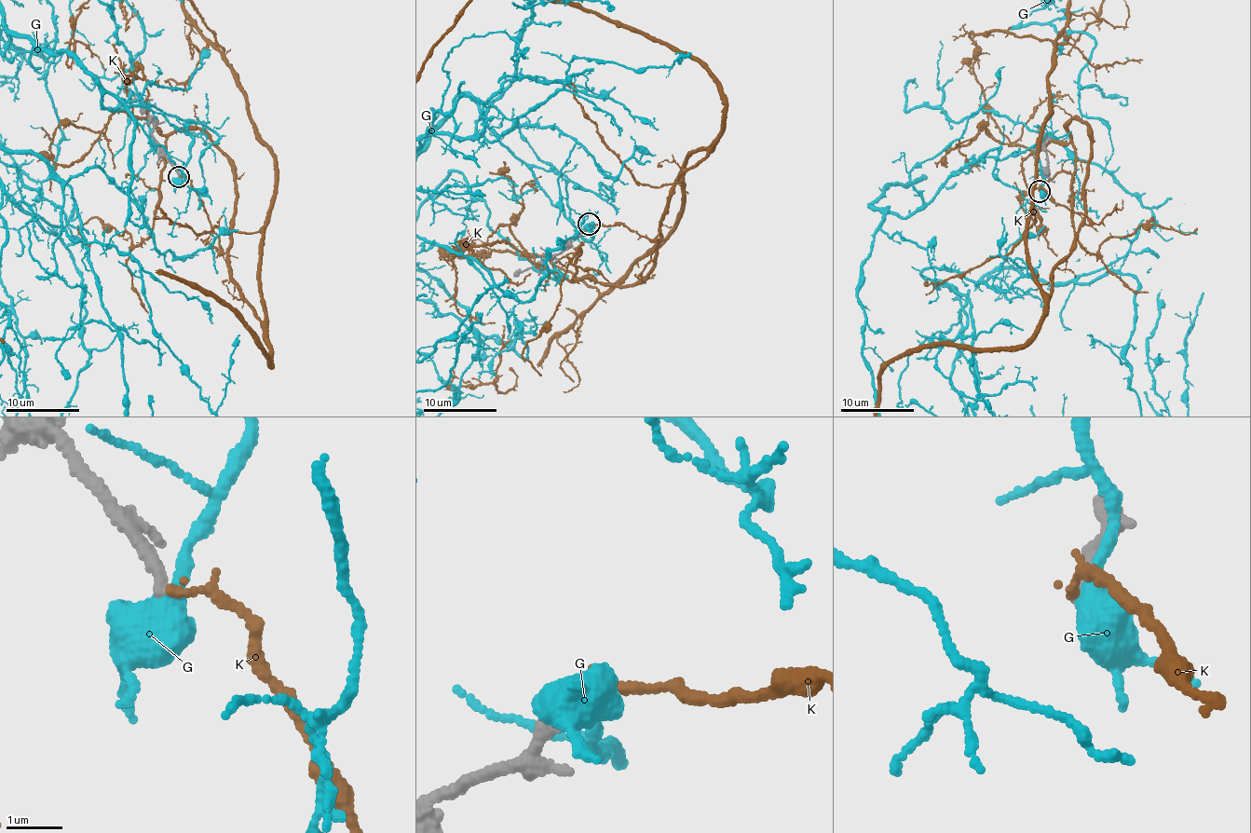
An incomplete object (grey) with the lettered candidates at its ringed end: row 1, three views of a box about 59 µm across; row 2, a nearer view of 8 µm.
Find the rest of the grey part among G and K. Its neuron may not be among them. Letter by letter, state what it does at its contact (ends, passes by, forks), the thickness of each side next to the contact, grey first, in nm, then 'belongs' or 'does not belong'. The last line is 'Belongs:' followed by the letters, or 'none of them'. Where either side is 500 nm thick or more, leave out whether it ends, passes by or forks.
G: it passes by | 240/480 nm | does not belong
K: it ends | 240/140 nm | does not belong
Belongs: none of them

